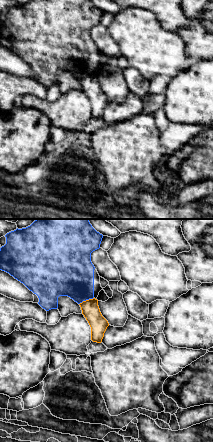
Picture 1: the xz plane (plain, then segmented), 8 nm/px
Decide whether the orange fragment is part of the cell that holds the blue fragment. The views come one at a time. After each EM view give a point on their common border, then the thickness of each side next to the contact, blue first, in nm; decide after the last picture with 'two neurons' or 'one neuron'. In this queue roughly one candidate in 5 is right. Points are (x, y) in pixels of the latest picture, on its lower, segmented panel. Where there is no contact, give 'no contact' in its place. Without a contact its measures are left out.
meets blue at (86, 299); 380 nm thick on the blue side, 140 nm on the other

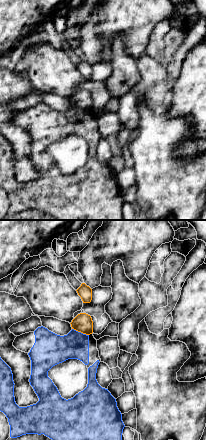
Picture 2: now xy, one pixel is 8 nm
meets blue at (80, 332); 240 nm thick on the blue side, 150 nm on the other

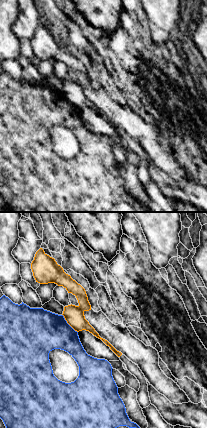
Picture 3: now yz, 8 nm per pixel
meets blue at (67, 323); 360 nm thick on the blue side, 160 nm on the other

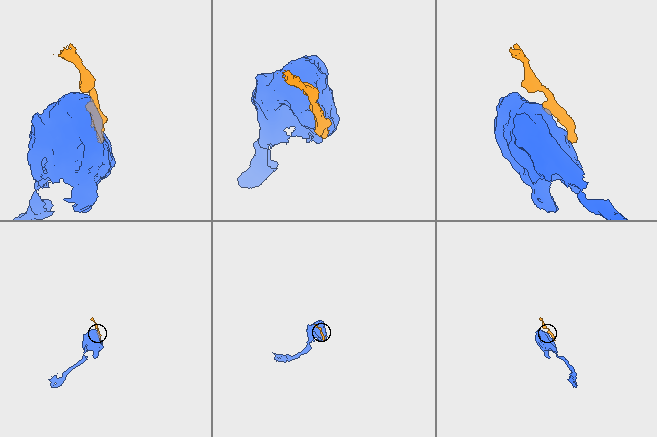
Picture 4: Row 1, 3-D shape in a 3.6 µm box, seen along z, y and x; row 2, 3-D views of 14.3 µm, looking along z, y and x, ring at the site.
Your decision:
two neurons

